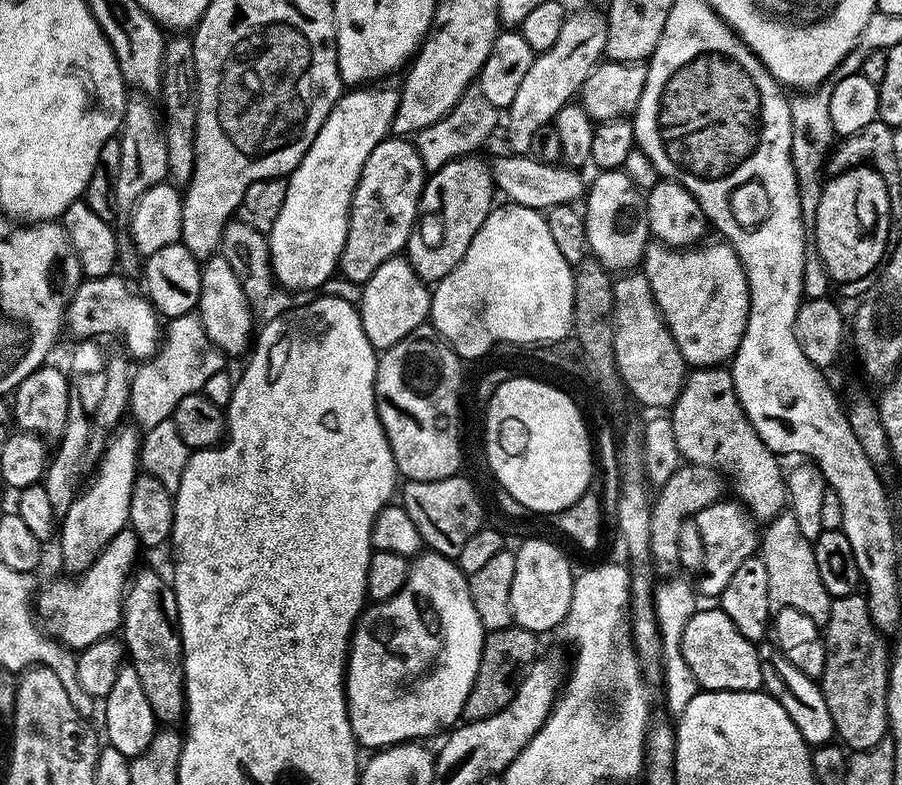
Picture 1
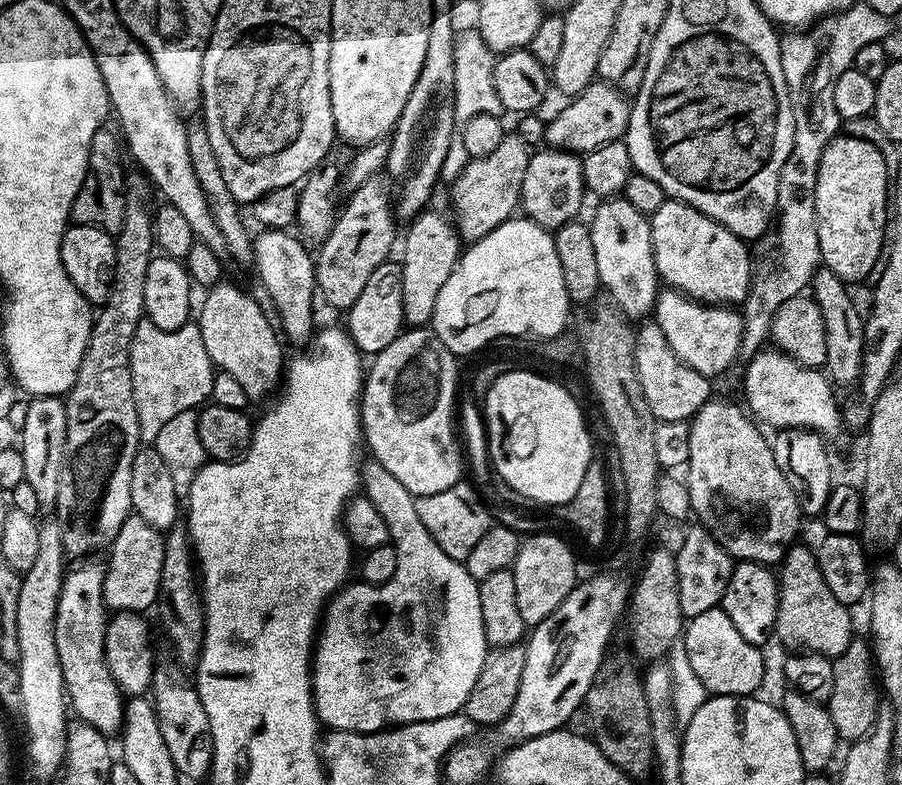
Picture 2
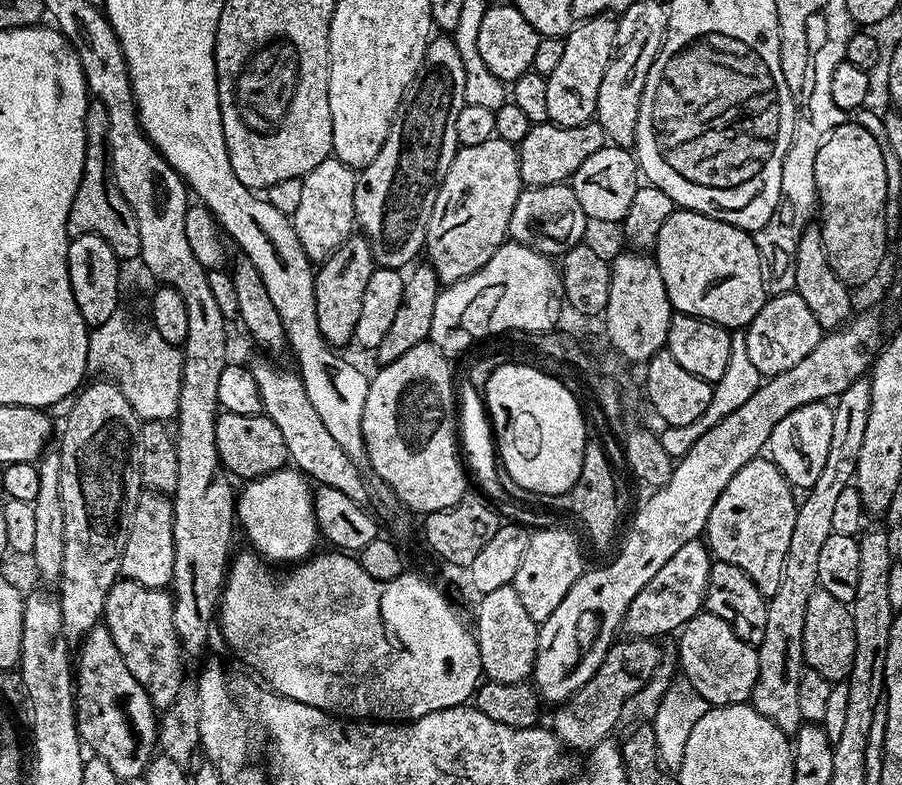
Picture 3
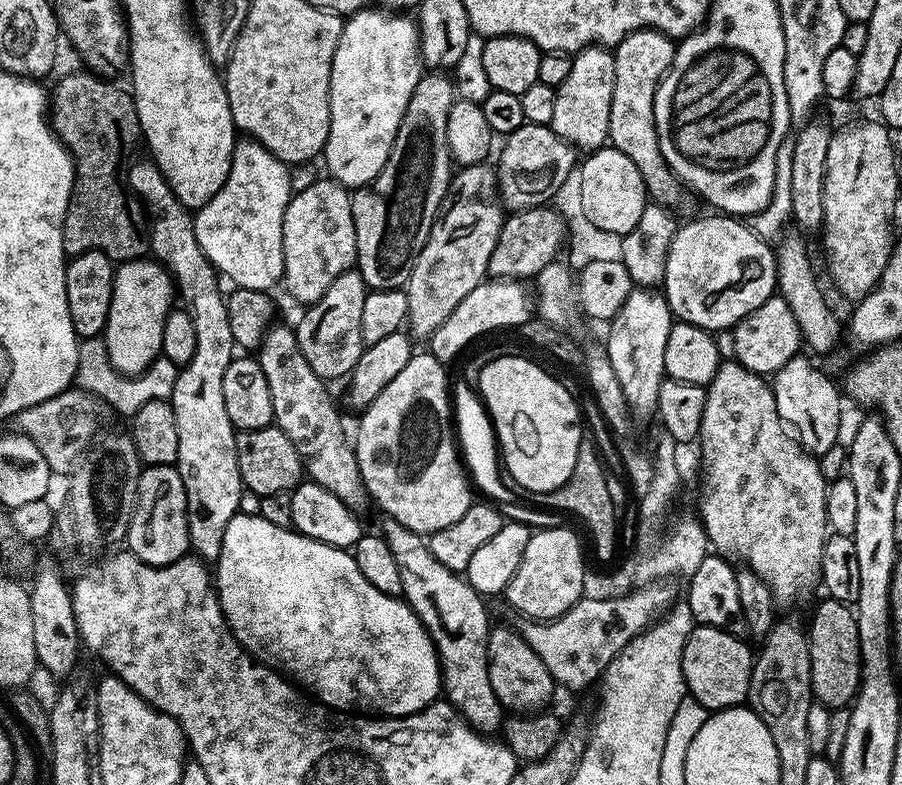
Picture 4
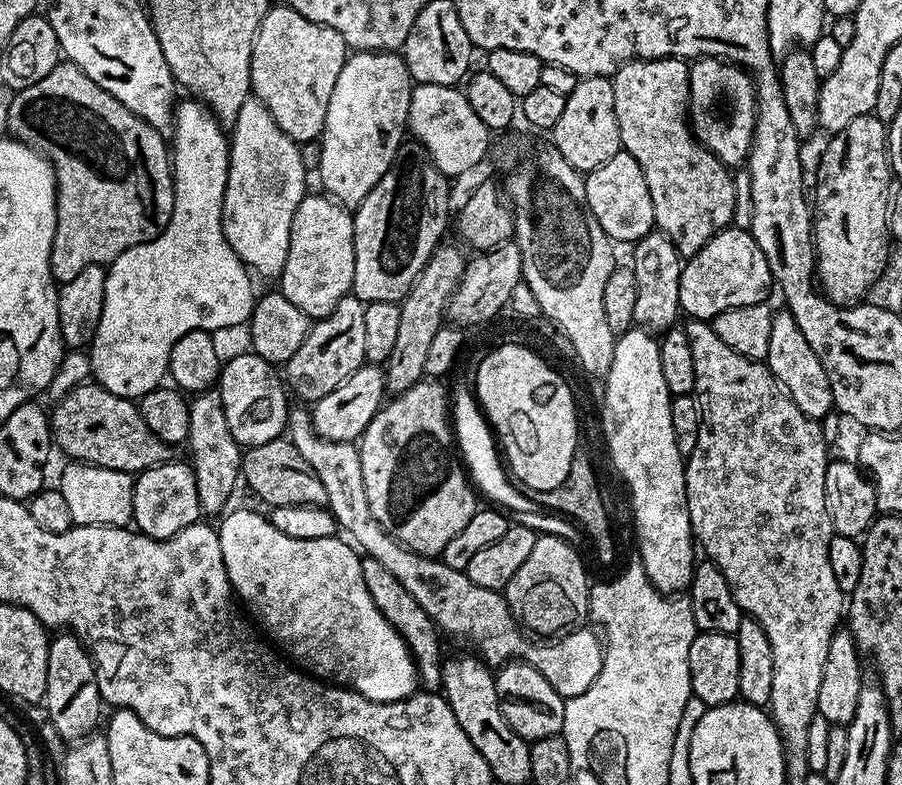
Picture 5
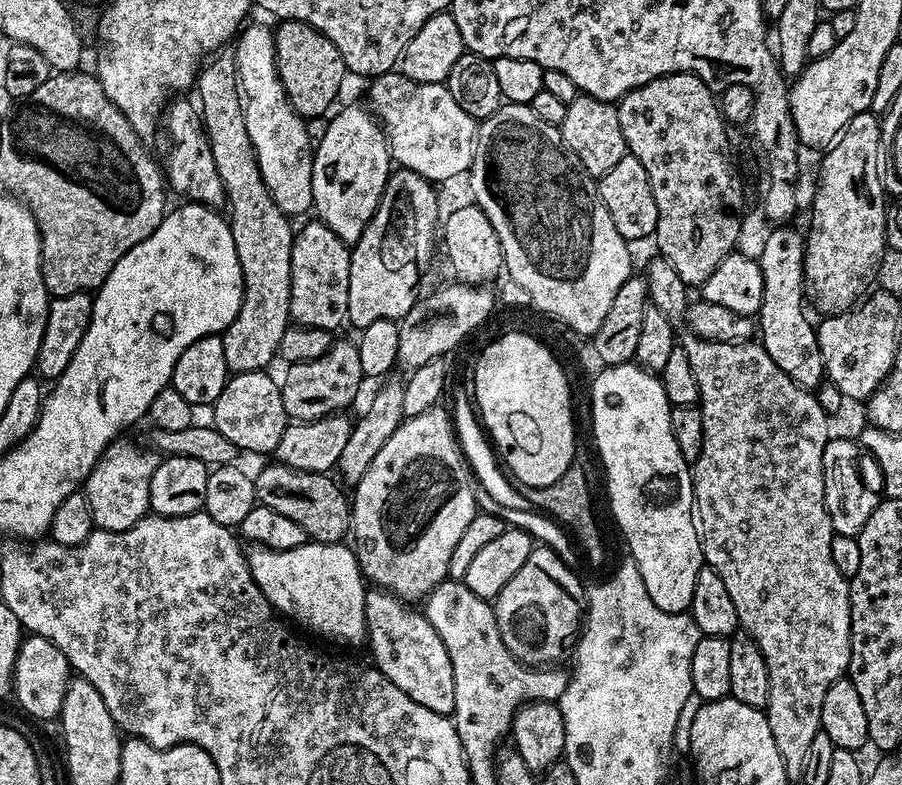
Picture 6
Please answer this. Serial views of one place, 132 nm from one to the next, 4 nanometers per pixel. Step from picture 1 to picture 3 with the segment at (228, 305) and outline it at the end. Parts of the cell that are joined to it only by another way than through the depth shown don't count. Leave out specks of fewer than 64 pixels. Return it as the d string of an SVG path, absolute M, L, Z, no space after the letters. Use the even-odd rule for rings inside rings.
M268 360L251 361L250 367L254 382L258 384L263 415L268 416L274 426L278 426L286 442L289 461L303 472L309 481L317 485L334 486L334 490L342 490L346 498L354 498L354 502L367 505L370 488L366 483L366 476L364 480L365 473L354 466L354 462L350 462L346 450L342 450L342 446L338 446L338 442L334 442L334 438L327 432L326 425L322 418L318 418L310 397L306 395L300 373L295 370L287 372Z

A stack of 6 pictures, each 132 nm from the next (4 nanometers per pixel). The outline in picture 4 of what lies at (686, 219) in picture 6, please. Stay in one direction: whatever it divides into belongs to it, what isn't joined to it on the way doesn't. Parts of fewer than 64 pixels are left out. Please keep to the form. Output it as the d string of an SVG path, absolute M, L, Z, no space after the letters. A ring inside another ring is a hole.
M640 28L632 32L614 48L614 98L610 102L610 130L608 138L611 147L616 148L642 174L649 197L655 203L673 206L680 200L682 185L668 168L660 153L656 127L654 126L654 94L660 80L668 72L676 53L673 37L652 28Z

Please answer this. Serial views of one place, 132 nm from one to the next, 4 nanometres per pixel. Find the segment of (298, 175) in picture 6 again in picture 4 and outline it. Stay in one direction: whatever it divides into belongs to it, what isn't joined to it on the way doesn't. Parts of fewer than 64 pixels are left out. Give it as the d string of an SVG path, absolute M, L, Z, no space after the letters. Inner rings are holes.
M241 139L232 152L230 174L222 190L218 190L218 194L214 194L210 202L195 209L192 225L202 254L223 279L225 276L226 279L233 280L231 283L235 287L271 293L272 287L279 285L284 279L282 218L294 195L289 169L289 165L283 164L274 154L270 154L270 150L263 148L257 140Z

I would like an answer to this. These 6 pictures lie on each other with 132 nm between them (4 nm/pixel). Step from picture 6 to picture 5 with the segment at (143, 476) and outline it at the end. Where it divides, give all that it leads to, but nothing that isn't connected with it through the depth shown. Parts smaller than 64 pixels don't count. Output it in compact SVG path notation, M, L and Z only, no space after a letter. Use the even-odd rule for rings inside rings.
M80 461L65 464L58 490L66 500L73 525L114 525L116 528L131 525L135 484L133 475Z

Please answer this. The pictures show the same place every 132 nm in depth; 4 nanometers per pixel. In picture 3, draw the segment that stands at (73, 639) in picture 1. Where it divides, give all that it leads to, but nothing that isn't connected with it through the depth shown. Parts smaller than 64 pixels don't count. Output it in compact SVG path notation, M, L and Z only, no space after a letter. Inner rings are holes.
M141 491L132 525L128 528L126 546L120 559L120 576L147 588L167 589L174 574L174 510L171 499L163 492Z

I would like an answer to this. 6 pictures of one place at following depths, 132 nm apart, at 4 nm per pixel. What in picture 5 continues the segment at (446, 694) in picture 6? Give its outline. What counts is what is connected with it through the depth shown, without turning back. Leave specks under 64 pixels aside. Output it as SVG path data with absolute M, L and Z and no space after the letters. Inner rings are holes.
M364 558L361 561L358 565L360 578L366 582L366 590L370 590L370 598L374 598L374 606L382 610L386 622L390 622L390 626L394 626L394 630L398 630L398 634L407 642L412 652L412 660L416 663L419 683L428 690L439 689L444 678L444 666L442 655L440 656L442 636L436 623L428 617L426 610L422 610L422 606L418 606L418 602L414 602L410 590L406 590L406 586L402 586L402 582L394 578L394 574L388 573L381 564L373 560Z

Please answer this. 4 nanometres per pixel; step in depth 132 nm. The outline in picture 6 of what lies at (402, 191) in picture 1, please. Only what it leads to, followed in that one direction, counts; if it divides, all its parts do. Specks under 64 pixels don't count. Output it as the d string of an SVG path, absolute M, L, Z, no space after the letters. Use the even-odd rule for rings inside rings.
M337 339L332 348L322 358L287 365L284 380L280 384L282 406L293 421L321 420L324 416L335 416L345 411L344 407L360 392L360 383L366 380L358 350L350 339Z

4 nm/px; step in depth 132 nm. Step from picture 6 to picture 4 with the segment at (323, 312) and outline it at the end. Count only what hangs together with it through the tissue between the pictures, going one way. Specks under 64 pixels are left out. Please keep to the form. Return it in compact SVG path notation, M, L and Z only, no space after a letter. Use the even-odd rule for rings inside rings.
M319 178L306 190L295 193L292 201L286 206L286 214L282 218L282 246L284 247L283 287L288 287L289 294L300 303L300 306L318 302L318 298L322 298L322 294L330 290L334 278L349 271L356 263L356 231L349 189L343 188L331 178Z

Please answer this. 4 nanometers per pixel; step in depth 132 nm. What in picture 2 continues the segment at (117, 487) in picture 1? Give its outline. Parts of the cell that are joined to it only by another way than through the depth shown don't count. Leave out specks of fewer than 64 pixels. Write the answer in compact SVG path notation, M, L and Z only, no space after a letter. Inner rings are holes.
M84 558L77 564L77 568L69 567L64 573L56 611L56 645L62 678L71 711L75 715L77 712L83 723L105 734L119 733L124 727L126 696L113 680L104 653L110 619L104 602L105 565L96 558Z

